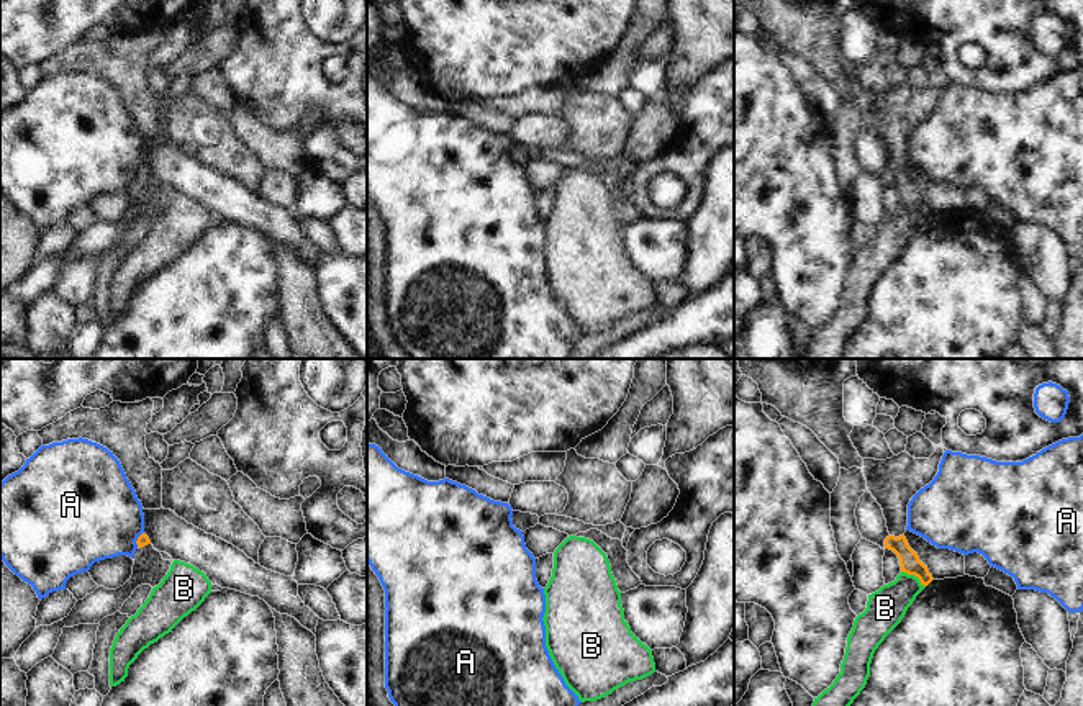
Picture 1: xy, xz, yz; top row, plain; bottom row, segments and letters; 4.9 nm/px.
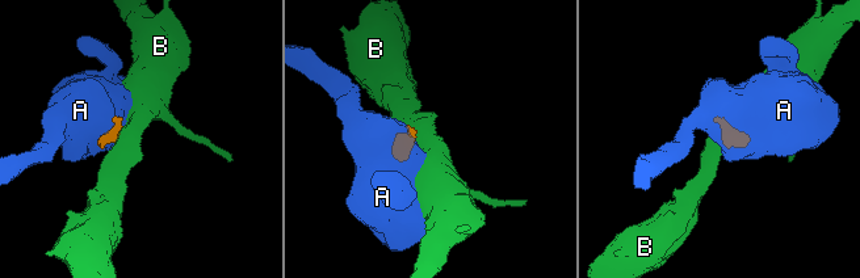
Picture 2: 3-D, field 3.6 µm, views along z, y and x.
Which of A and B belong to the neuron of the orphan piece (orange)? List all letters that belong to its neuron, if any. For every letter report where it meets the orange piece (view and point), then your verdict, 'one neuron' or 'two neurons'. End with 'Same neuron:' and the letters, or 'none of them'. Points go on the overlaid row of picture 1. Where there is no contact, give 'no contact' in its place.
A: meets orange in xy at (138, 539); two neurons
B: meets orange in yz at (915, 575); two neurons
Same neuron: none of them

